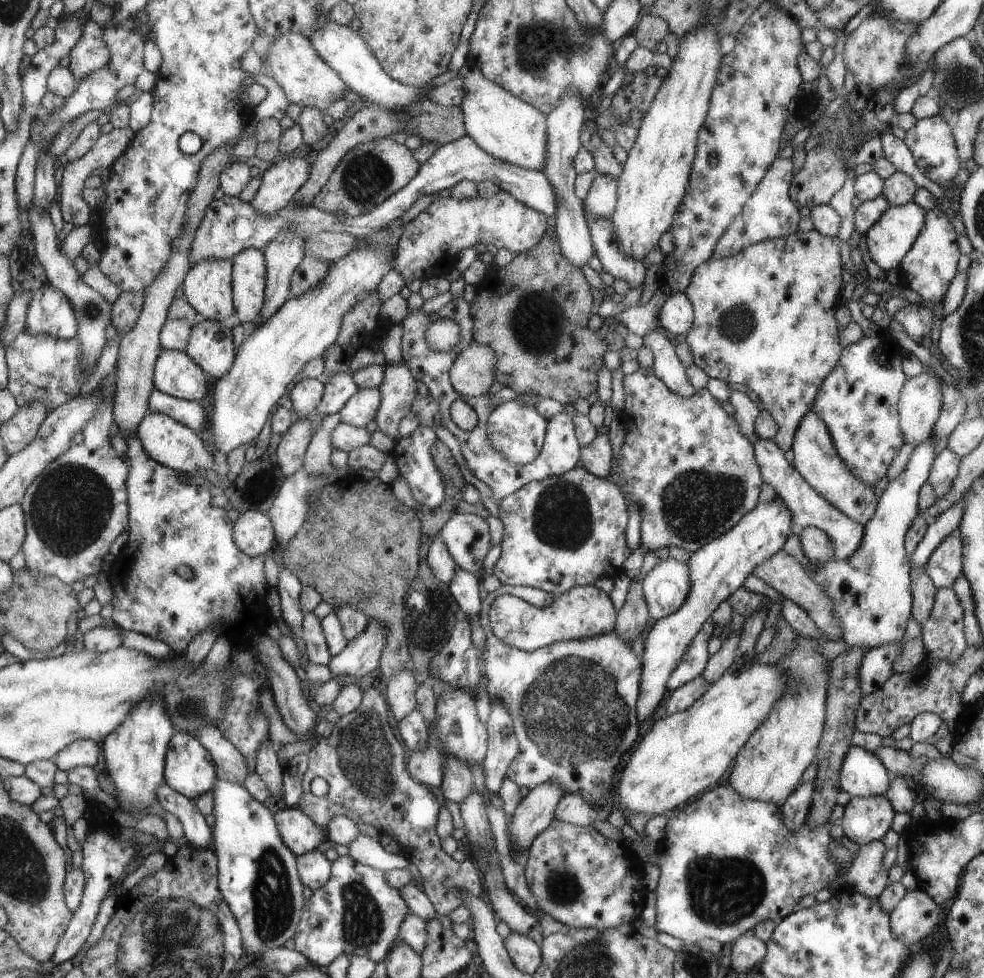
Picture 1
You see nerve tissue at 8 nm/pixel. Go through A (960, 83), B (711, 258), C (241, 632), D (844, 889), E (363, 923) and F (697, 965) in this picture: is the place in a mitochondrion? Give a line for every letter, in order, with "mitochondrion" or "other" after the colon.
A: mitochondrion
B: other
C: mitochondrion
D: other
E: mitochondrion
F: mitochondrion

